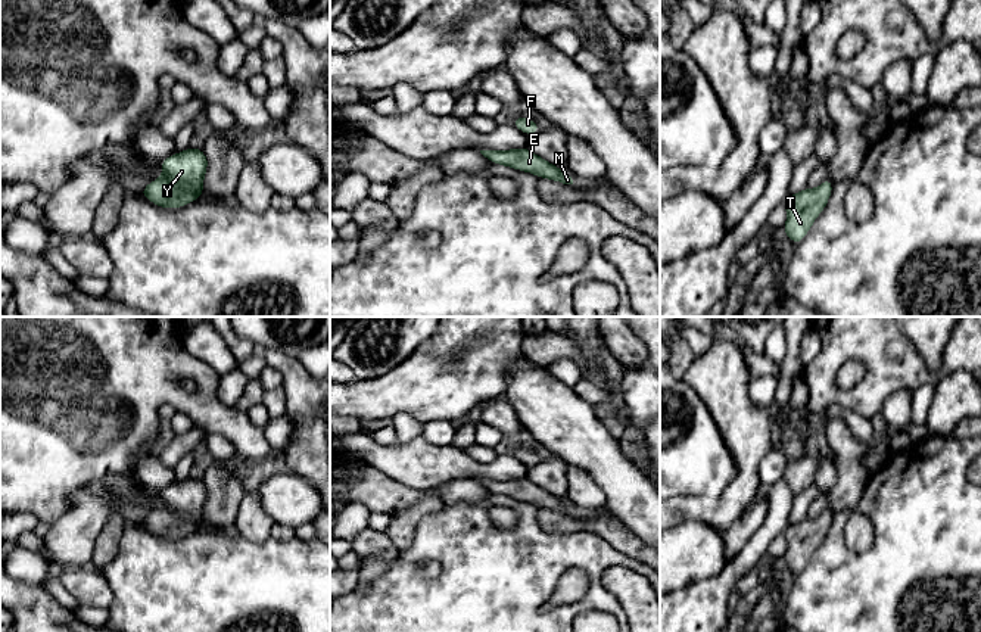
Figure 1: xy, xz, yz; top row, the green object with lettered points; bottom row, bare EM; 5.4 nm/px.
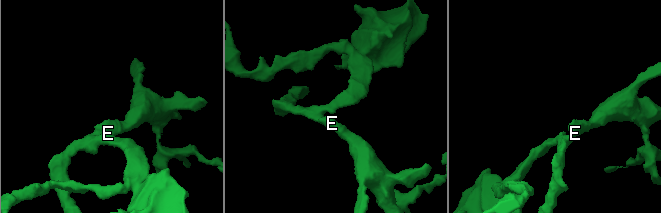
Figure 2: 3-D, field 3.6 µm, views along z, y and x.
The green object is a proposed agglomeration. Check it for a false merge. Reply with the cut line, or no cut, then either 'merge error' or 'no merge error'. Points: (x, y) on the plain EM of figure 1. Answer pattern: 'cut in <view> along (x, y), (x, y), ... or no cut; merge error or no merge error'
no cut; no merge error

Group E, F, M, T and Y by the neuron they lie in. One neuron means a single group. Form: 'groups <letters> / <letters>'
groups E F M T Y

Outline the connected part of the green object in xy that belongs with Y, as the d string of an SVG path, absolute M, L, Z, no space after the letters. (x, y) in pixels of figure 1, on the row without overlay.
M189 477L165 488L161 494L164 505L150 511L140 526L146 526L159 538L183 538L203 524L203 507L208 488L202 479Z

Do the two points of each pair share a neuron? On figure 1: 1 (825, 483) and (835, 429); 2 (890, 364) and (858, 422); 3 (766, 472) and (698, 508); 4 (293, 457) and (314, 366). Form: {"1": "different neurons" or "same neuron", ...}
{"1": "different neurons", "2": "different neurons", "3": "different neurons", "4": "different neurons"}

